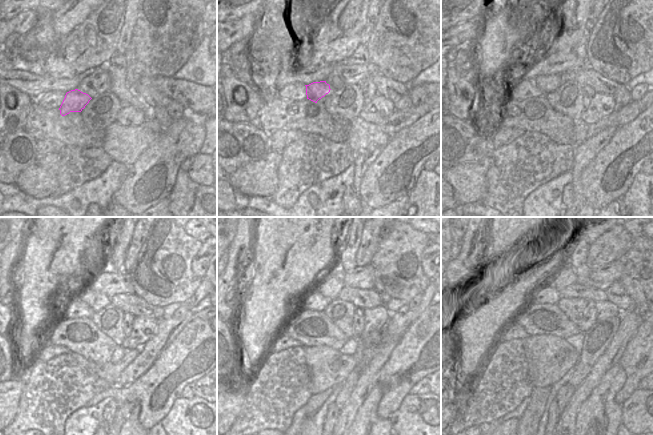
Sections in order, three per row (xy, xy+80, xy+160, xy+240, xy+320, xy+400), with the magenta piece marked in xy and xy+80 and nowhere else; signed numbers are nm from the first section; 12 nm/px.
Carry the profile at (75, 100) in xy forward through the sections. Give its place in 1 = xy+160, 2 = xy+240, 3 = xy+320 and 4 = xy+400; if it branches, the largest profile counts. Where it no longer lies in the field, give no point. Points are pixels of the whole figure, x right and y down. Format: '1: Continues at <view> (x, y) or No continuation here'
1: Continues at xy+160 (549, 83)
2: Continues at xy+240 (104, 302)
3: Continues at xy+320 (333, 284)
4: Continues at xy+400 (564, 278).

